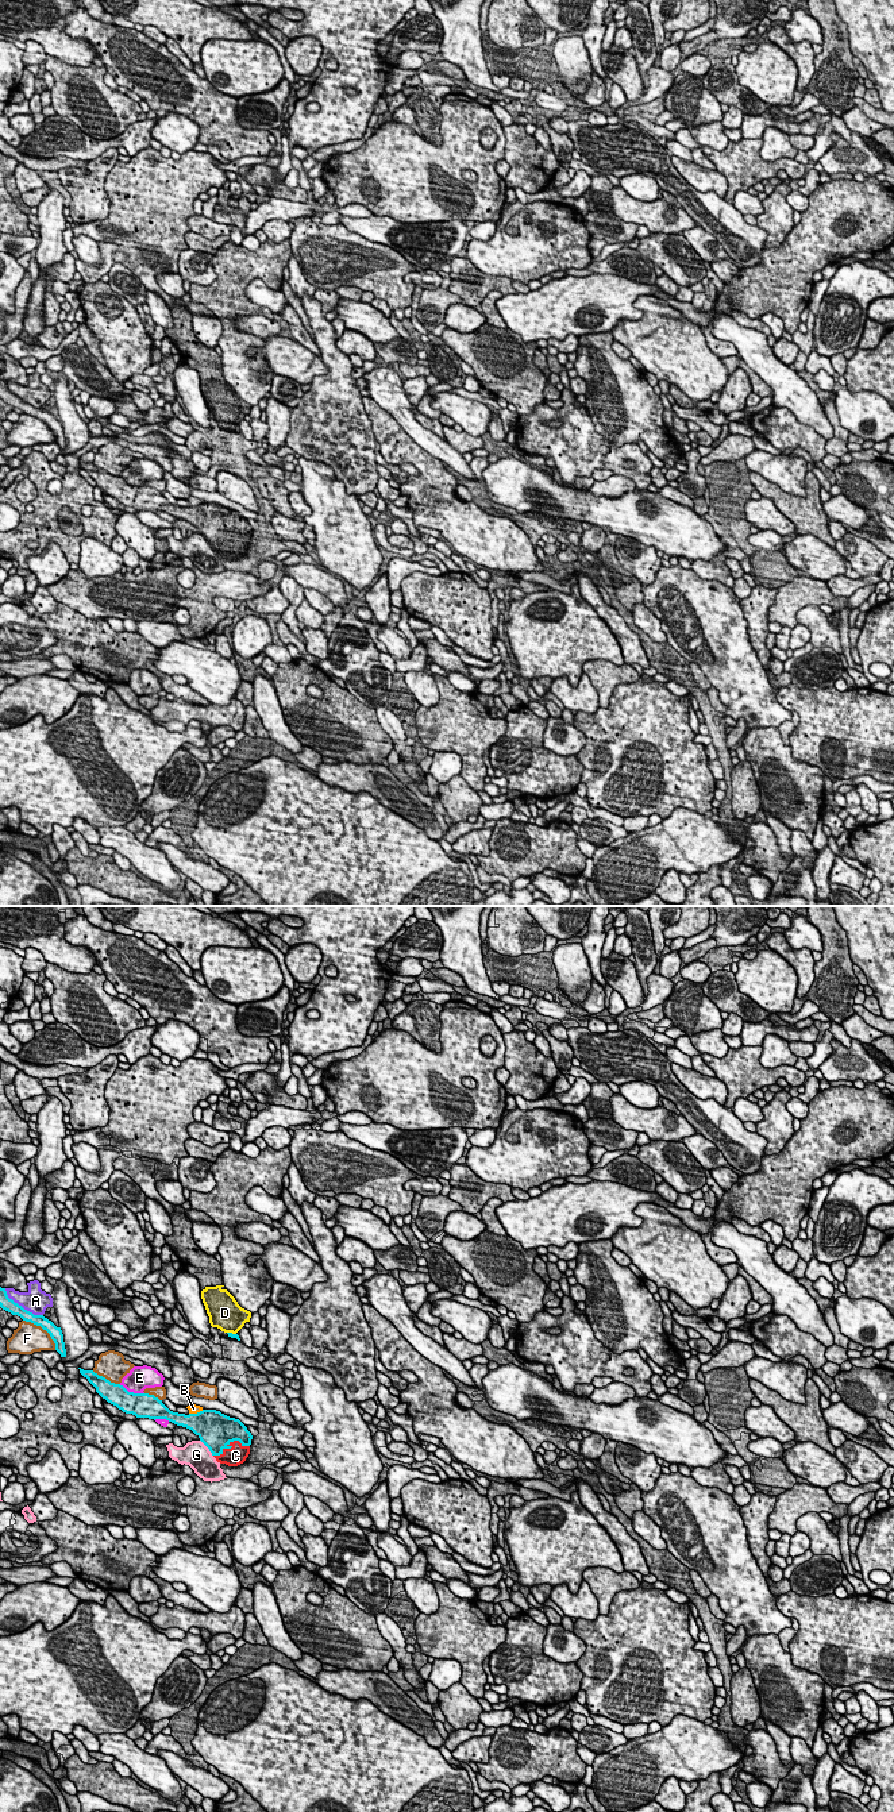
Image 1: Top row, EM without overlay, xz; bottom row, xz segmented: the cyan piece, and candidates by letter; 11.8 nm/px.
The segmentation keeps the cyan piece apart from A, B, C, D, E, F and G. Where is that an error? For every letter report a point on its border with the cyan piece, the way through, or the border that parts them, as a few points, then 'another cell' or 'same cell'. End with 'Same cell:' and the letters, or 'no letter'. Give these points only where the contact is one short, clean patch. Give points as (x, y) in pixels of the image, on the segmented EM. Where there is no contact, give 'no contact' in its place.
A: meets cyan in xz at (20, 1306); another cell
B: meets cyan in xz at (197, 1413); another cell
C: meets cyan in xz at (231, 1441); same cell
D: meets cyan in xz at (231, 1333); same cell
E: meets cyan in xz at (131, 1392); another cell
F: meets cyan in xz at (43, 1329); another cell
G: meets cyan in xz at (207, 1446); another cell
Same cell: C, D

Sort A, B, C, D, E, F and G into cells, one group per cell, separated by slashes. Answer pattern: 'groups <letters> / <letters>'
groups A / B / C D / E / F / G

